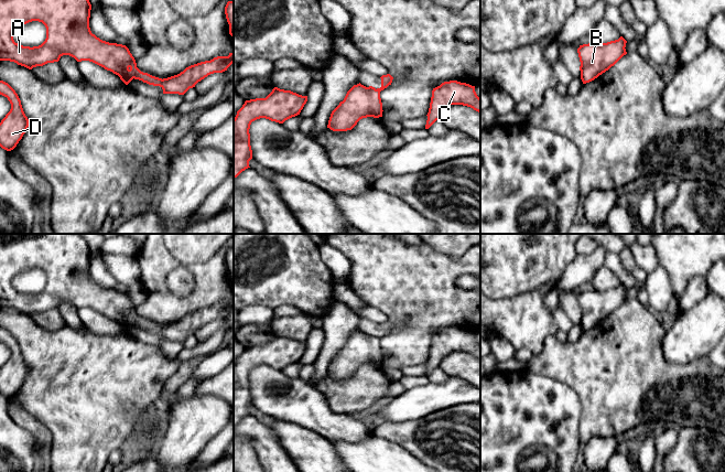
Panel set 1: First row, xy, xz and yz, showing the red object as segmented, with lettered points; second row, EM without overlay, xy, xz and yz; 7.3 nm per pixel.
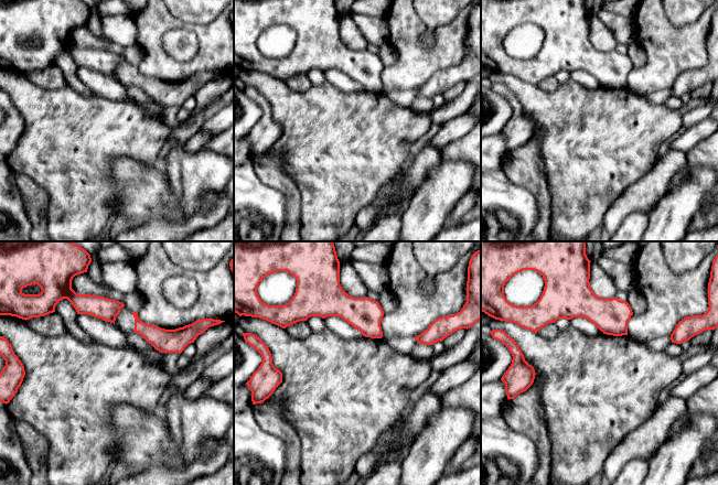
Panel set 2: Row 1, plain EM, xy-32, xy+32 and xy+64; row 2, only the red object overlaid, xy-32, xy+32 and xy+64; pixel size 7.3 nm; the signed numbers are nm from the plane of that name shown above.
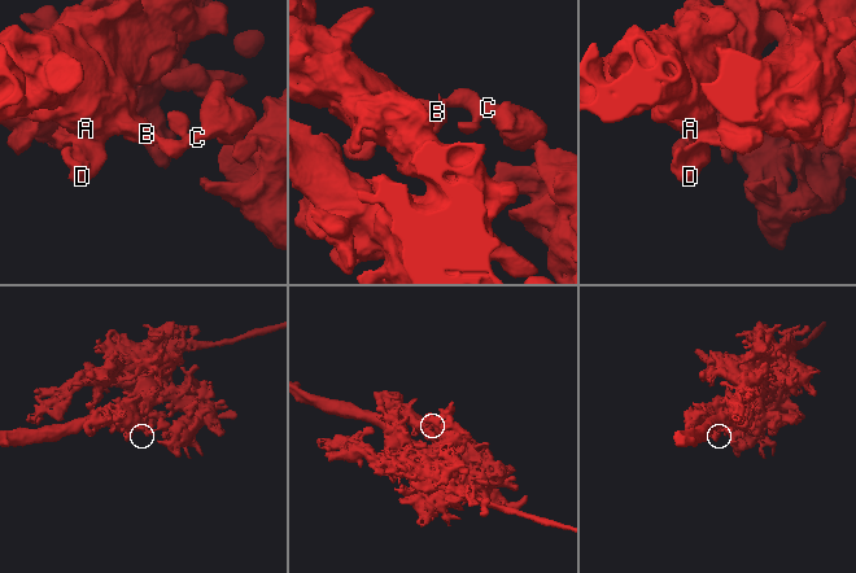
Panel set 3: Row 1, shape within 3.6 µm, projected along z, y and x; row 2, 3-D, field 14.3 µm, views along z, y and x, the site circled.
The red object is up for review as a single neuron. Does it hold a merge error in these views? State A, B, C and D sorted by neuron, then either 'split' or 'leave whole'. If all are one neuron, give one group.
A B D / C; split

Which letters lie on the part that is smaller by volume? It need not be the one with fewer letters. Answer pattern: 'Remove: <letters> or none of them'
Remove: C

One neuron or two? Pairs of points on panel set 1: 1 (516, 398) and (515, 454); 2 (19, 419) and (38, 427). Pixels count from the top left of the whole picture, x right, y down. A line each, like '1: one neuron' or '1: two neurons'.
1: one neuron
2: one neuron

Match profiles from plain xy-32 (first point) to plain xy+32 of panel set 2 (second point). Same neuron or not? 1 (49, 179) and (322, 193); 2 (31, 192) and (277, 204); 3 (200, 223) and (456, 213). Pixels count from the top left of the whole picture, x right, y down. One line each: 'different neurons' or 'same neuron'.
1: same neuron
2: different neurons
3: same neuron

